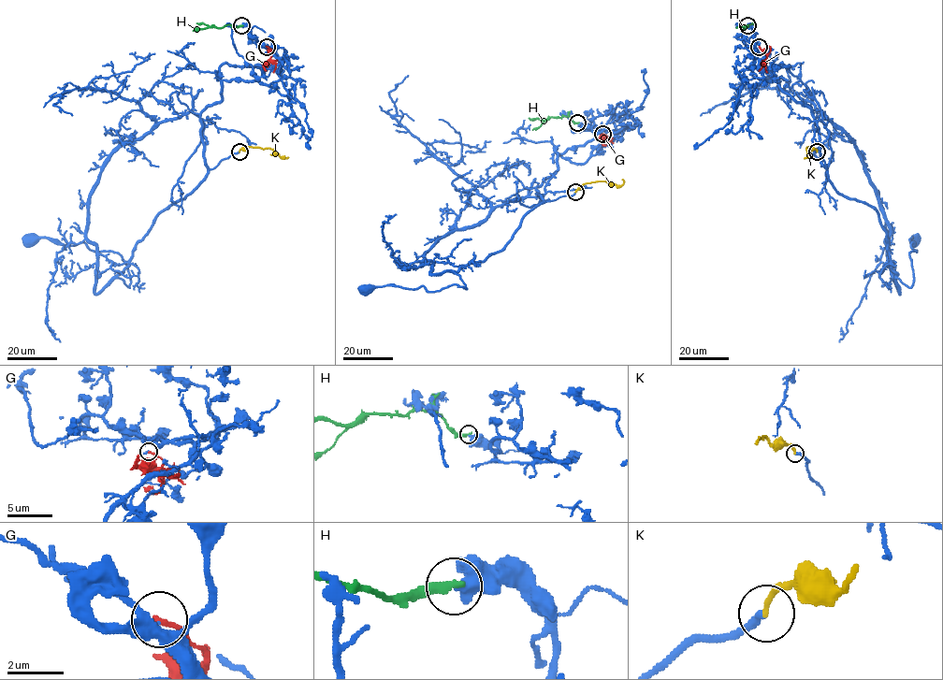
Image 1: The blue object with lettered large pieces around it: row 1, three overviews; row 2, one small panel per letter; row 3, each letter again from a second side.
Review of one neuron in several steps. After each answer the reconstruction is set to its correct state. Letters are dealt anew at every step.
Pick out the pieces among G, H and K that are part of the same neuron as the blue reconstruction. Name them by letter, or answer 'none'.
K

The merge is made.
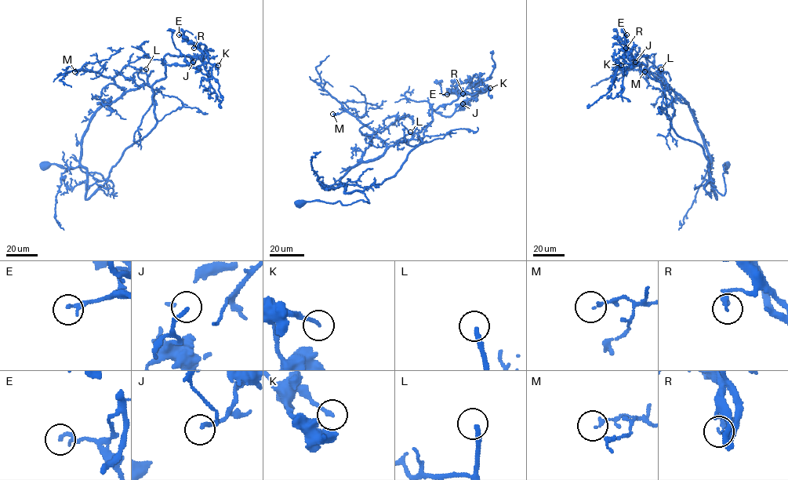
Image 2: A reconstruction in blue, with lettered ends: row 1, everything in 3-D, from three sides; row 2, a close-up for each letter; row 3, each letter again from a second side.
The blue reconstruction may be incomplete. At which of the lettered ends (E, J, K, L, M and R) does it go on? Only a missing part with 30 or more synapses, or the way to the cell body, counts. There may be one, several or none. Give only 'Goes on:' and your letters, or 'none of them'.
Goes on: L

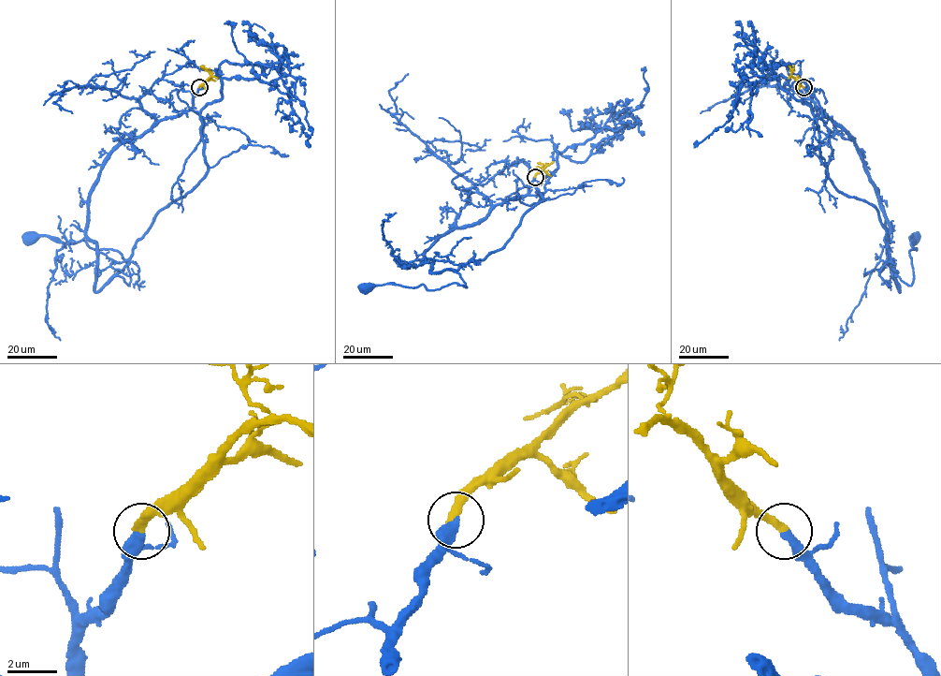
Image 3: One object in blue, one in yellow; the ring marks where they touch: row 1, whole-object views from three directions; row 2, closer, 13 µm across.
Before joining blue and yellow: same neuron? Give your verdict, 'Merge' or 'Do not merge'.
Merge

